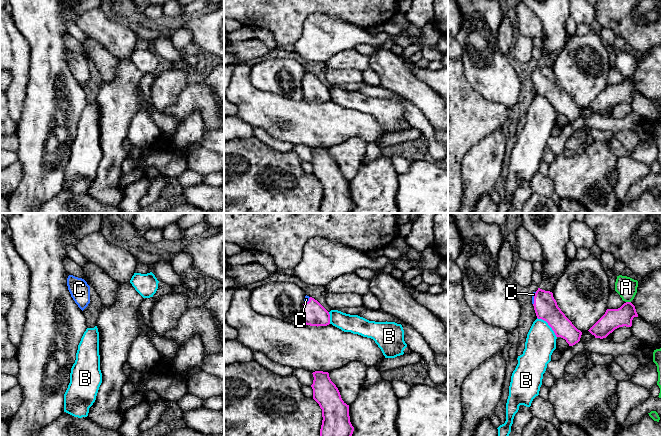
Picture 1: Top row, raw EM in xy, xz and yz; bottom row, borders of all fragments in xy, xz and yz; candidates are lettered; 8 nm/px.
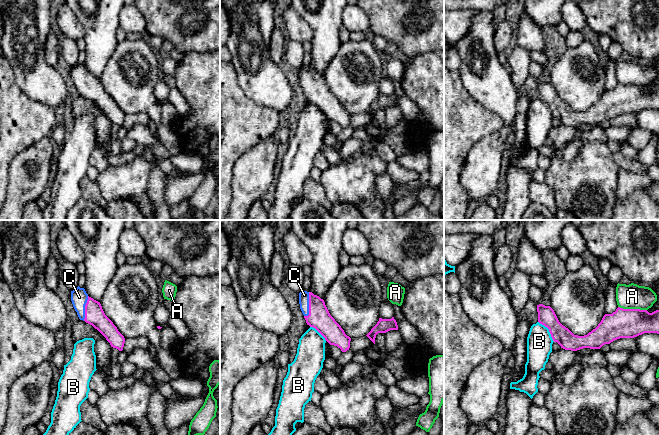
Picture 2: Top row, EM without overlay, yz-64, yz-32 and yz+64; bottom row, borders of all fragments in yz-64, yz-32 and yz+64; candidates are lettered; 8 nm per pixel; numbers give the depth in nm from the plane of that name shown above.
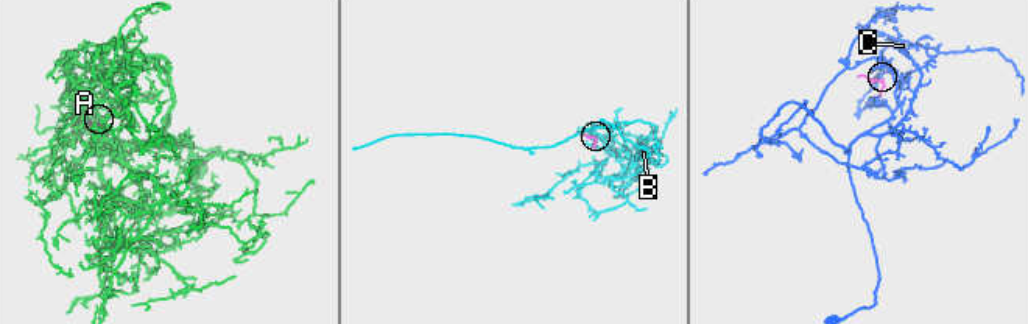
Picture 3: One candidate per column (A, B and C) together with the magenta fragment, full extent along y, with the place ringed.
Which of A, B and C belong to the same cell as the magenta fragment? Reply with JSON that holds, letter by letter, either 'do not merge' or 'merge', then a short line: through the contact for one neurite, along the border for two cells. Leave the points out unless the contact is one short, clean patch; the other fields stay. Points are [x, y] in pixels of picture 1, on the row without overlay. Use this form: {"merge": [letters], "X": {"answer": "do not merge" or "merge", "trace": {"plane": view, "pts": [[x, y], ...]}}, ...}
{"merge": ["C"], "A": {"answer": "do not merge"}, "B": {"answer": "do not merge", "trace": {"plane": "yz", "pts": [[537, 93], [547, 99], [556, 113]]}}, "C": {"answer": "merge", "trace": {"plane": "yz", "pts": [[545, 82], [534, 74], [533, 70]]}}}

